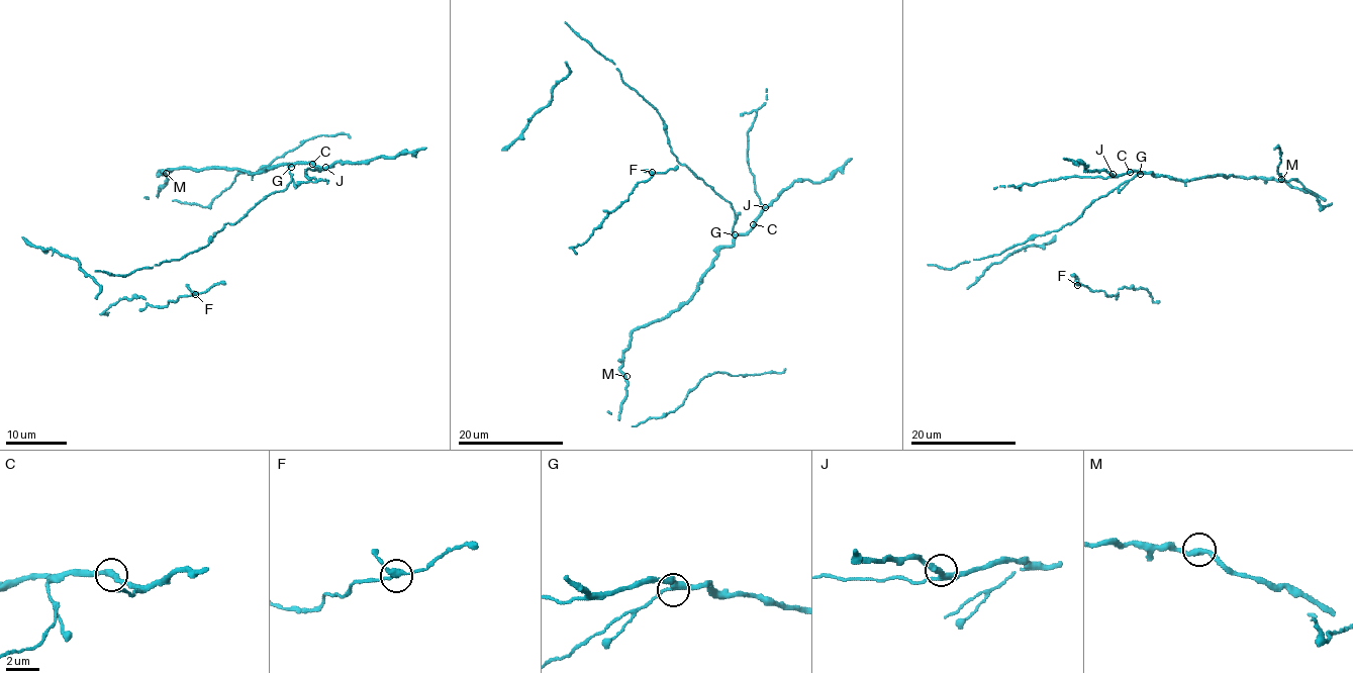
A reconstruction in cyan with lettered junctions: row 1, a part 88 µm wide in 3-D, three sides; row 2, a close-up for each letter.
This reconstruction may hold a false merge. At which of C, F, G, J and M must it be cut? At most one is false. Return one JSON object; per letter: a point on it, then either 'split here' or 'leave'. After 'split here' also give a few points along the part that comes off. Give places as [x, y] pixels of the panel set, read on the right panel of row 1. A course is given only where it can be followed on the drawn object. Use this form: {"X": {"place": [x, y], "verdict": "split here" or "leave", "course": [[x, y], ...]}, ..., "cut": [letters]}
{"C": {"place": [1130, 172], "verdict": "leave"}, "F": {"place": [1077, 285], "verdict": "leave"}, "G": {"place": [1140, 174], "verdict": "leave"}, "J": {"place": [1113, 174], "verdict": "leave"}, "M": {"place": [1281, 179], "verdict": "leave"}, "cut": []}

